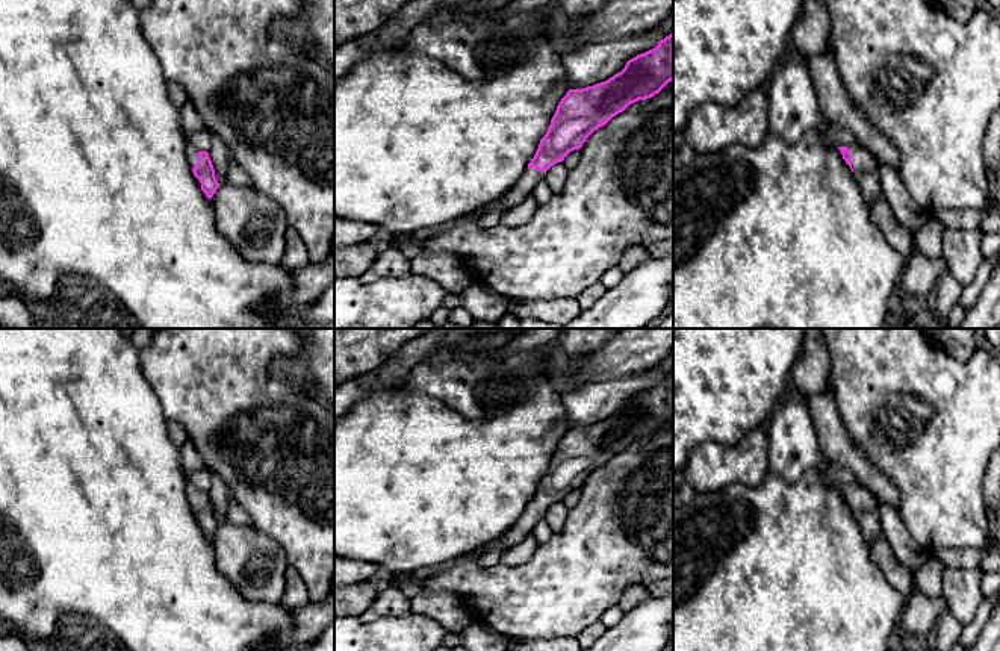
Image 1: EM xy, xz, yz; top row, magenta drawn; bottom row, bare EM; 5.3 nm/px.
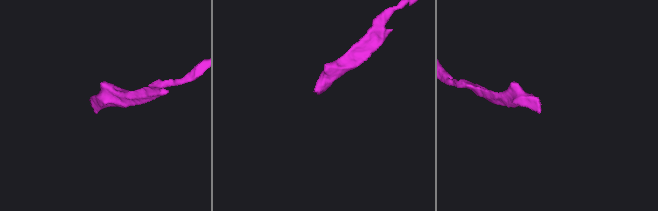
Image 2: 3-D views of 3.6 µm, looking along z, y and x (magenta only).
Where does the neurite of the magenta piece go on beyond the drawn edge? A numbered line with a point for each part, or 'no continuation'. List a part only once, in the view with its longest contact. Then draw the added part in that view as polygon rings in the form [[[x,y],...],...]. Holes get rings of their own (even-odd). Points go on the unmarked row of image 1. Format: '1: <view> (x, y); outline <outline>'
1: yz (866, 509); outline [[[850,484],[847,489],[852,494],[853,516],[859,524],[861,533],[867,540],[876,539],[882,534],[882,524],[879,518],[879,500],[874,492],[861,486]]]

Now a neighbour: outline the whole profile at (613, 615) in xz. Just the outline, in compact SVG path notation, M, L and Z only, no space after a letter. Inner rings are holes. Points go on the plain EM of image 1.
M617 606L610 607L601 618L605 628L614 627L623 618L622 609Z

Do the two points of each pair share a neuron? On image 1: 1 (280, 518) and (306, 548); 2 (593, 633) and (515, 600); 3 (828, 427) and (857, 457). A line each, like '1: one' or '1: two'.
1: one
2: two
3: one

